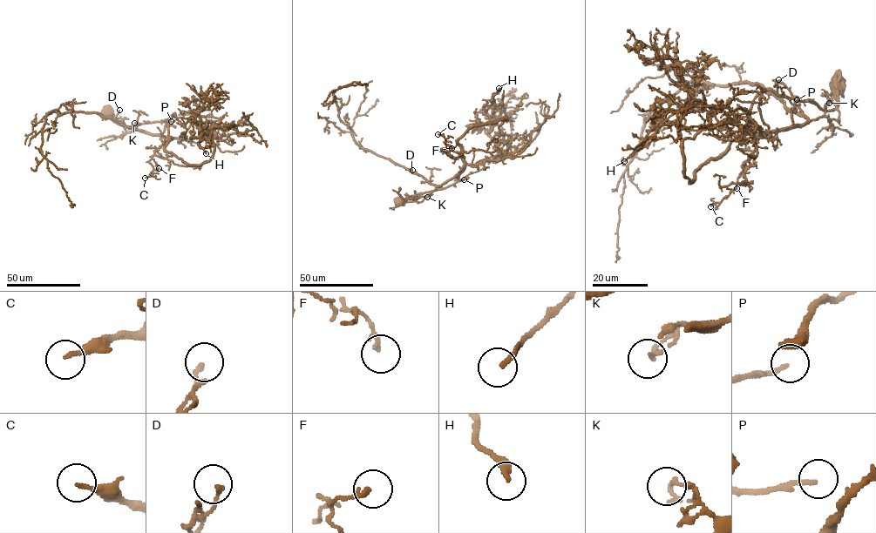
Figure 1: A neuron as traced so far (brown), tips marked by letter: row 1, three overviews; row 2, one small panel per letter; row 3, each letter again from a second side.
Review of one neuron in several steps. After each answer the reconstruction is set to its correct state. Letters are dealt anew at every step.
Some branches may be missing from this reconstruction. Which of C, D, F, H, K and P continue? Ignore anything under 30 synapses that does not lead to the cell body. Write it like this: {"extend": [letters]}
{"extend": ["H"]}

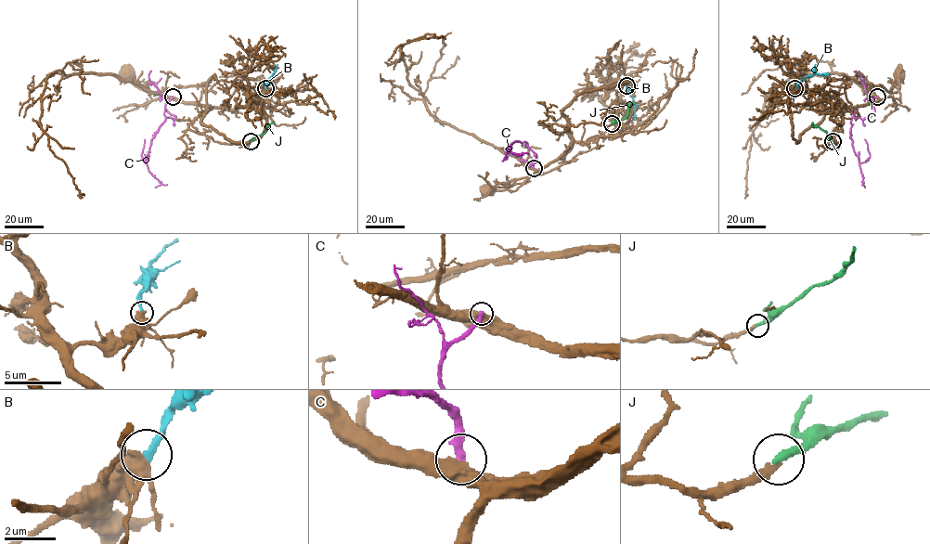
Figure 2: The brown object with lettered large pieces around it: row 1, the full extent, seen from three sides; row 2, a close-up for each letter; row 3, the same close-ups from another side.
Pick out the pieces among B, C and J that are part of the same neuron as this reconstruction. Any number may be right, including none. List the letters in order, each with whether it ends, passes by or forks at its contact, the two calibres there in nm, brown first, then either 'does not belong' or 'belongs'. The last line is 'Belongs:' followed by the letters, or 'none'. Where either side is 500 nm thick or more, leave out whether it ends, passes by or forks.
B: it ends there; 440 nm thick on the brown side, 260 nm on the other; belongs
C: 550 nm thick on the brown side, 320 nm on the other; does not belong
J: it ends there; 280 nm thick on the brown side, 320 nm on the other; belongs
Belongs: B, J

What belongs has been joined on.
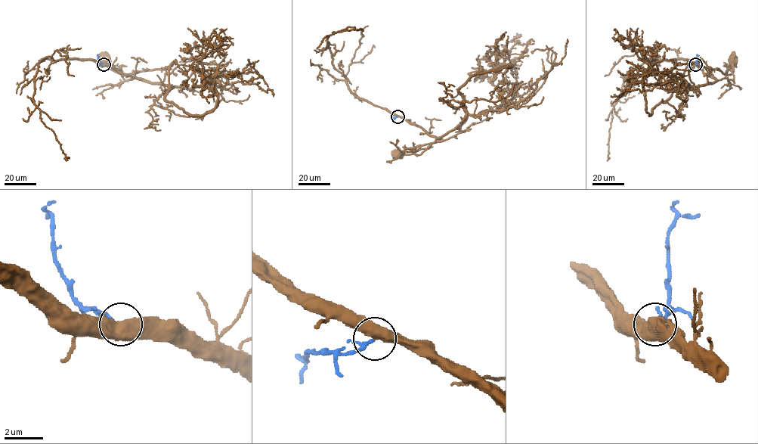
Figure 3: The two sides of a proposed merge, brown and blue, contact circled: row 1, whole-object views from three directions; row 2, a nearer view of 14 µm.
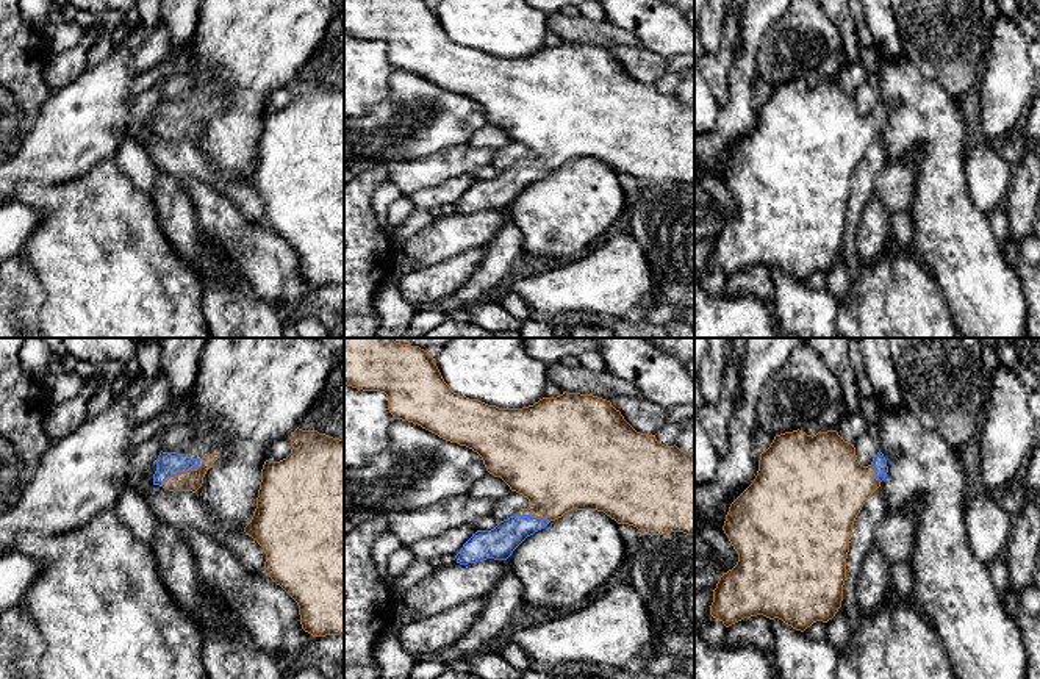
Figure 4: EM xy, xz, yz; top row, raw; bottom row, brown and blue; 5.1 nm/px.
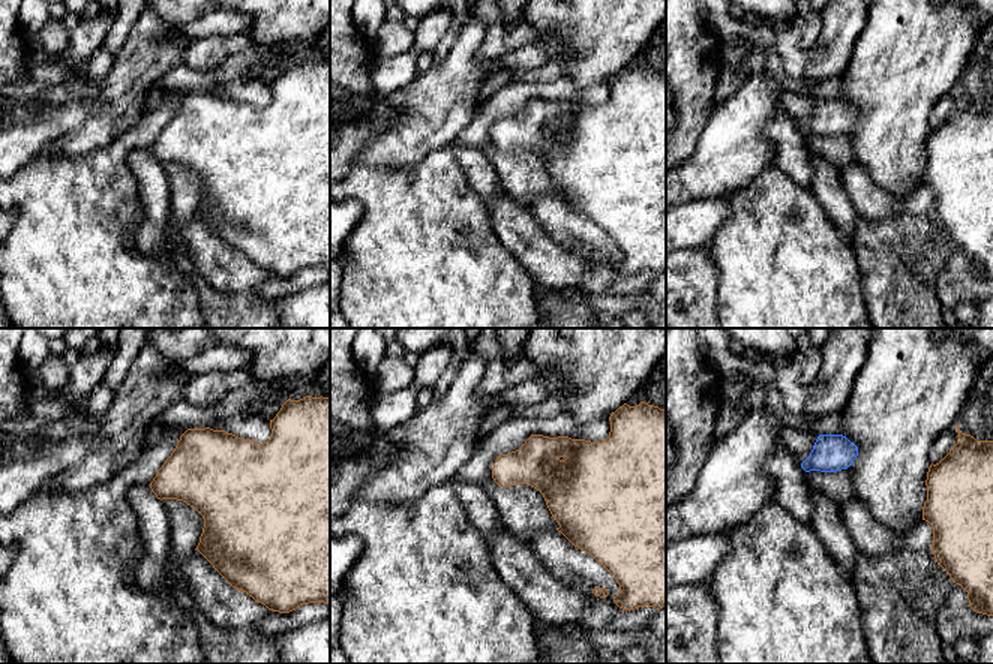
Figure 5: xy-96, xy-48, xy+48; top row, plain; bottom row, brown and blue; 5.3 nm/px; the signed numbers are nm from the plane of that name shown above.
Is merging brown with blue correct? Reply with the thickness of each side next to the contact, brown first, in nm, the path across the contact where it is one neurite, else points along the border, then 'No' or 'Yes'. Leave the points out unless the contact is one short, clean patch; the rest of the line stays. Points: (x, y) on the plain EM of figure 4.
Thickness 110 nm (brown) against 130 nm. Path across: xy (191, 130), (182, 122), (168, 113). Yes

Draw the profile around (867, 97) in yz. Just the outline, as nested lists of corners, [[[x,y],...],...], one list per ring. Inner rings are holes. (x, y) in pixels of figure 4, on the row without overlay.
[[[865,81],[859,89],[854,92],[855,105],[860,114],[868,116],[871,114],[873,108],[879,102],[879,91],[873,88],[868,81]]]

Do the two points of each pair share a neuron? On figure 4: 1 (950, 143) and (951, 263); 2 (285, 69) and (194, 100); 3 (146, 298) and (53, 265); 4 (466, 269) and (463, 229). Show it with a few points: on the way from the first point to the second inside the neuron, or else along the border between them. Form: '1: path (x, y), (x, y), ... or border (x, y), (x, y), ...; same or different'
1: path (950, 172), (951, 233); same
2: border (193, 85), (197, 88), (219, 85), (230, 97); different
3: path (122, 293), (94, 265), (77, 265); same
4: border (485, 243), (430, 266); different

